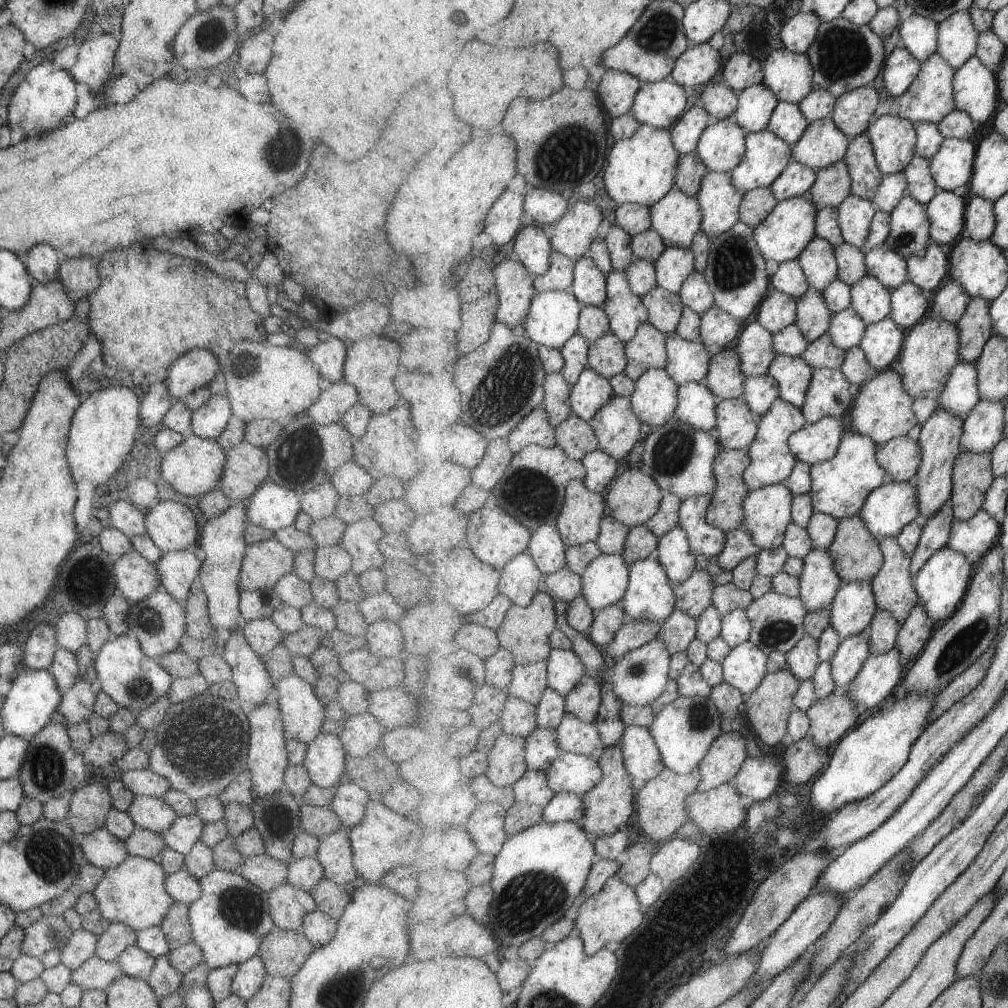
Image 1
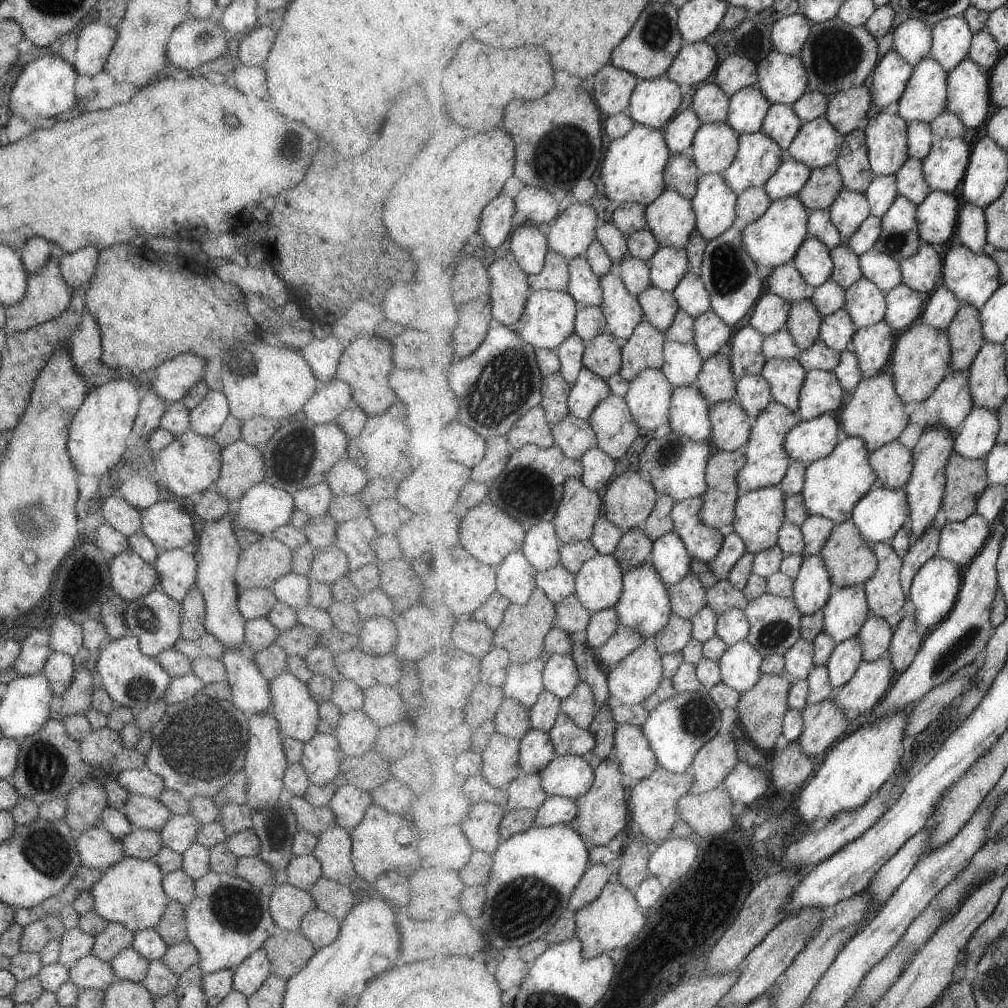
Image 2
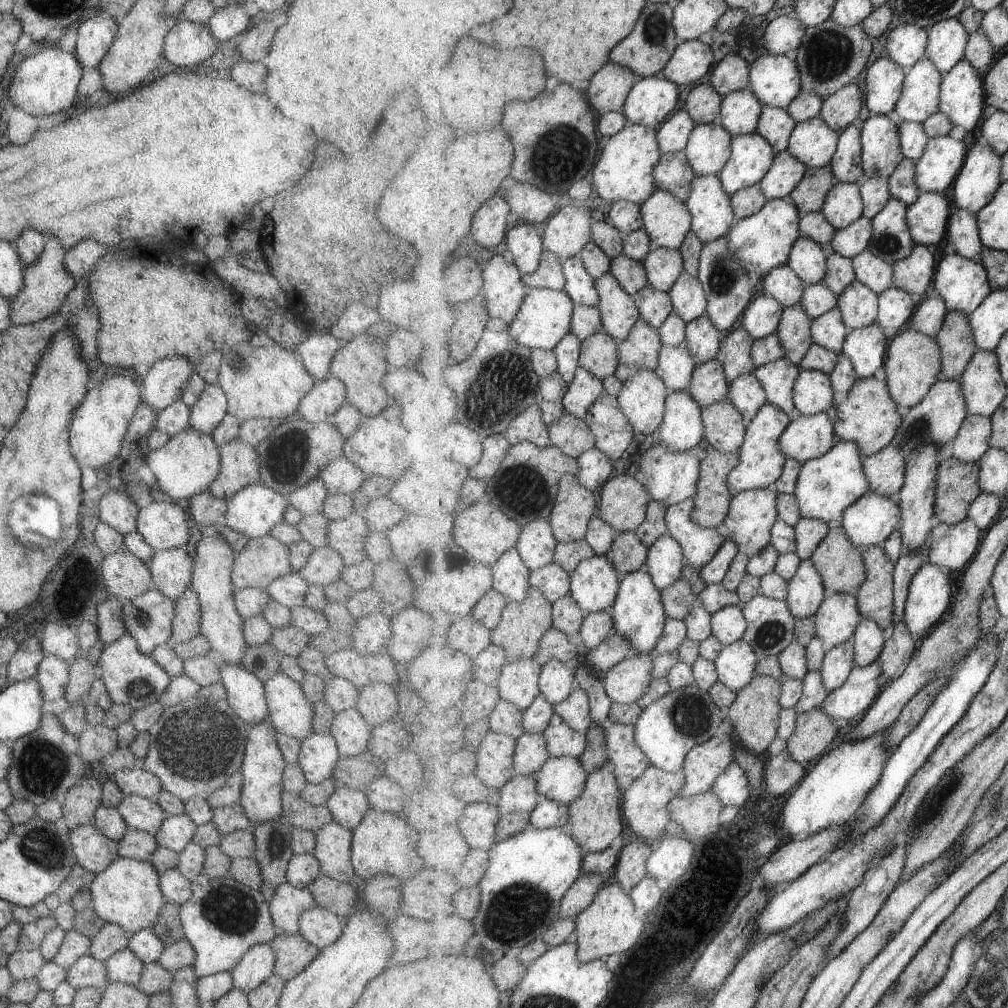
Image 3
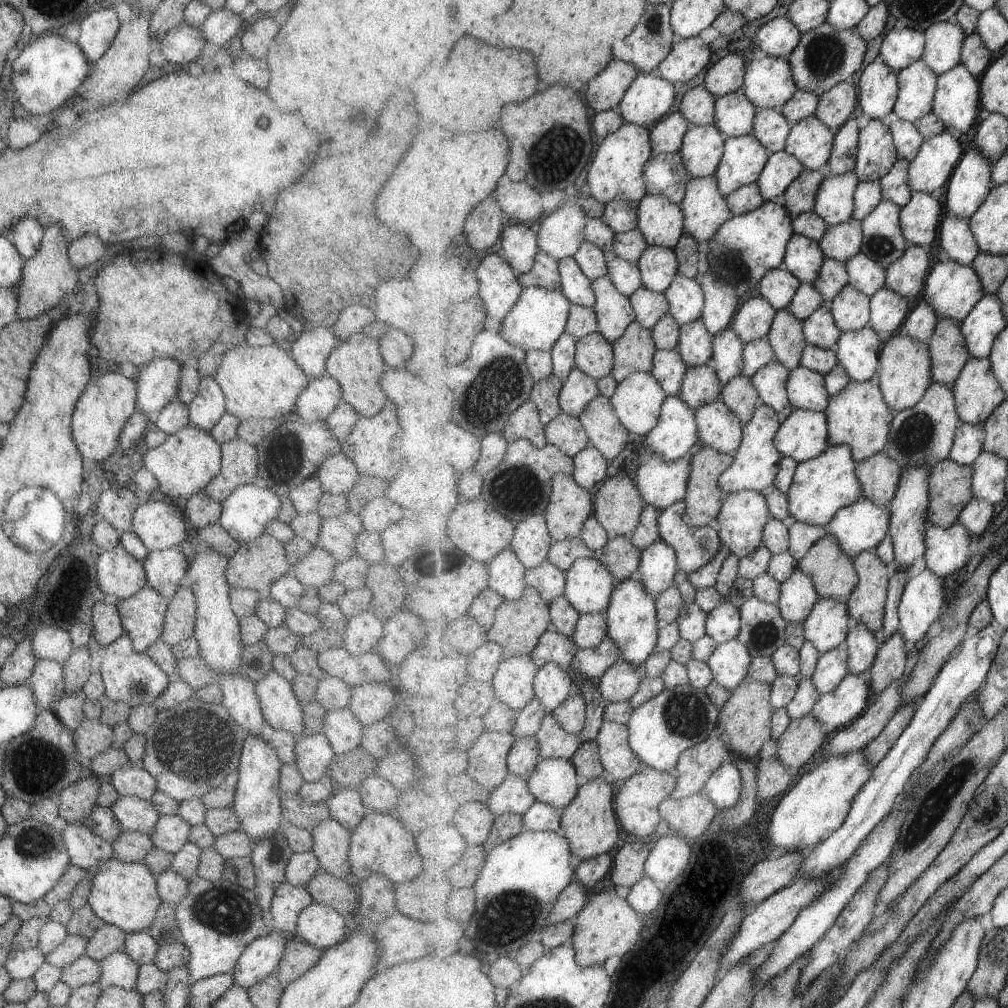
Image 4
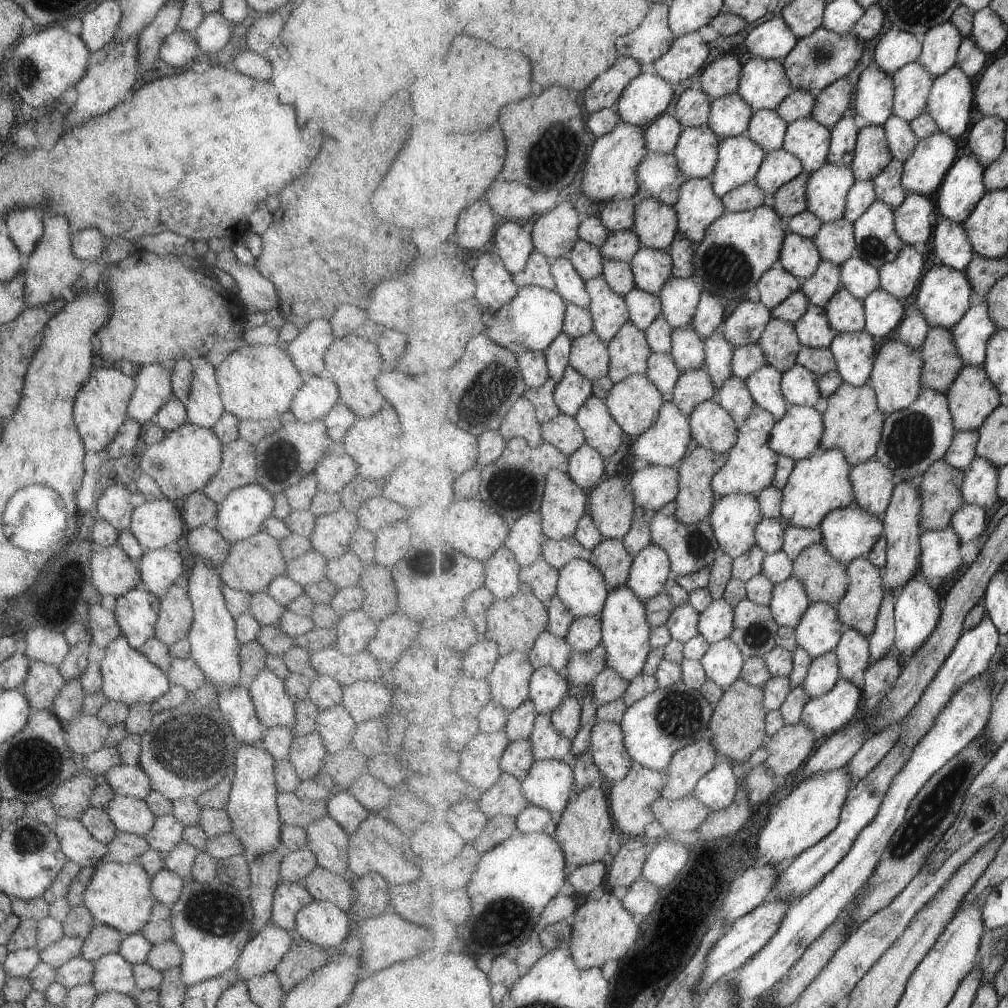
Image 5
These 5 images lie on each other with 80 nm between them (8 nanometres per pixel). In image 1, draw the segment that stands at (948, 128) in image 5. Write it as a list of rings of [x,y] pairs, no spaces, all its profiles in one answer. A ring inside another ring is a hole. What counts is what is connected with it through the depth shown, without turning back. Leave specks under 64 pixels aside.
[[[977,55],[956,70],[955,98],[959,110],[967,111],[978,123],[989,122],[1000,98],[998,74]]]

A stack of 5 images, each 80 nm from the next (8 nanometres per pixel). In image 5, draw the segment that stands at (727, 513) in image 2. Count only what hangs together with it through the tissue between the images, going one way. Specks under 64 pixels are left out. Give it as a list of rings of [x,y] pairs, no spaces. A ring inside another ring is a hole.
[[[698,445],[689,456],[686,456],[681,463],[680,468],[680,493],[675,502],[678,506],[676,517],[688,525],[705,522],[705,518],[710,518],[714,512],[715,503],[718,500],[712,487],[712,481],[729,460],[729,453],[719,454],[718,452],[707,450],[707,448]]]

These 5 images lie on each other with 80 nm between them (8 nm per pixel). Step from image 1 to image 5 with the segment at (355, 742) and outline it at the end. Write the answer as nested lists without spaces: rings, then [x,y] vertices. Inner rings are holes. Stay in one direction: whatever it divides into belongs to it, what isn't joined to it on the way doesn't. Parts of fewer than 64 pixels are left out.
[[[335,706],[331,710],[320,710],[315,719],[314,730],[320,736],[327,753],[337,753],[349,746],[355,722],[341,708]]]

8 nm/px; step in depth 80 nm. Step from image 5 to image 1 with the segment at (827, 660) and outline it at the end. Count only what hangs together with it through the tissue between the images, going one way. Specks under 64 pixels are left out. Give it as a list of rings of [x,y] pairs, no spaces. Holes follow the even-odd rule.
[[[869,630],[842,640],[838,652],[830,661],[838,689],[846,689],[858,677],[871,654],[873,652]]]

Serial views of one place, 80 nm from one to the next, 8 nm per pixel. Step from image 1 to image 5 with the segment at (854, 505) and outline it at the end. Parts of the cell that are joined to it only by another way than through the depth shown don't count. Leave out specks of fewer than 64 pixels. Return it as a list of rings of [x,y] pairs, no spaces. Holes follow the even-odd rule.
[[[841,448],[825,450],[799,461],[789,477],[789,484],[783,490],[782,521],[785,526],[817,529],[829,513],[853,505],[856,492],[850,477],[852,468],[846,452]]]

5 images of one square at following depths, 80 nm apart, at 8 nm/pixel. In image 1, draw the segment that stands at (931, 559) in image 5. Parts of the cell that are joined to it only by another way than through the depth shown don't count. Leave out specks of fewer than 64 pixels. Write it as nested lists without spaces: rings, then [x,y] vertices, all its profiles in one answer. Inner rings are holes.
[[[983,508],[971,520],[954,520],[947,547],[966,554],[976,565],[1000,542],[1001,536],[1002,524]]]

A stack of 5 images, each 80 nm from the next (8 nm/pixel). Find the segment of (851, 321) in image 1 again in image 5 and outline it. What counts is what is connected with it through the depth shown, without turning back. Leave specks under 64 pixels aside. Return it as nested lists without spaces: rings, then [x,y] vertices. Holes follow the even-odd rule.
[[[811,305],[805,316],[795,324],[804,346],[830,348],[834,338],[837,338],[840,333],[831,326],[827,311],[817,305]]]

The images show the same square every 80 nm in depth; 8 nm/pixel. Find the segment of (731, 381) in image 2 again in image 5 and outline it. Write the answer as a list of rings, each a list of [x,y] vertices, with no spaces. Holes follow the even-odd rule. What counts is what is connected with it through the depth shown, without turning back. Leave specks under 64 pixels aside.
[[[705,368],[683,372],[674,390],[673,402],[677,403],[689,416],[705,401],[715,396],[715,383]]]

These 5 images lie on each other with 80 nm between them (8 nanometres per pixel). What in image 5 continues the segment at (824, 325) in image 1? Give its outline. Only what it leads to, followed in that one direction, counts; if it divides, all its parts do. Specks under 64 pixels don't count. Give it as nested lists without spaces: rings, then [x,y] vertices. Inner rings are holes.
[[[773,317],[759,344],[767,353],[768,362],[781,372],[798,364],[799,351],[804,347],[794,322]]]

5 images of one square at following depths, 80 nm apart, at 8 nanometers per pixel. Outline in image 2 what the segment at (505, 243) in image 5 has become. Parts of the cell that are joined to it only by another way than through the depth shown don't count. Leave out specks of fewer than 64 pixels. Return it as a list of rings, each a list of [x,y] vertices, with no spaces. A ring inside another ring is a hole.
[[[525,224],[514,230],[510,238],[510,250],[529,275],[539,274],[546,265],[551,246],[545,228]]]

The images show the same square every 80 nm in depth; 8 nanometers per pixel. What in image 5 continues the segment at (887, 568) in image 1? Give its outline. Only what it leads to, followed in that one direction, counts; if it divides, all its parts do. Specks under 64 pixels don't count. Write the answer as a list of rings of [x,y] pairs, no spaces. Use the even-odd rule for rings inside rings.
[[[883,535],[874,546],[870,555],[863,555],[847,565],[850,574],[850,589],[843,600],[836,606],[845,626],[855,627],[868,639],[871,638],[878,625],[879,611],[882,609],[883,599],[886,597],[884,583],[885,568],[888,561],[888,540]]]

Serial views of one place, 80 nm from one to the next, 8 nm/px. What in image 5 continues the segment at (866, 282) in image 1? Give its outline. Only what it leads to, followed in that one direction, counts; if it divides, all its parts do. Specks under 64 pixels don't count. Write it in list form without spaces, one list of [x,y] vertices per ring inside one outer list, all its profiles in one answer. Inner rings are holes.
[[[842,286],[826,306],[828,319],[840,333],[860,333],[866,330],[866,304]]]

